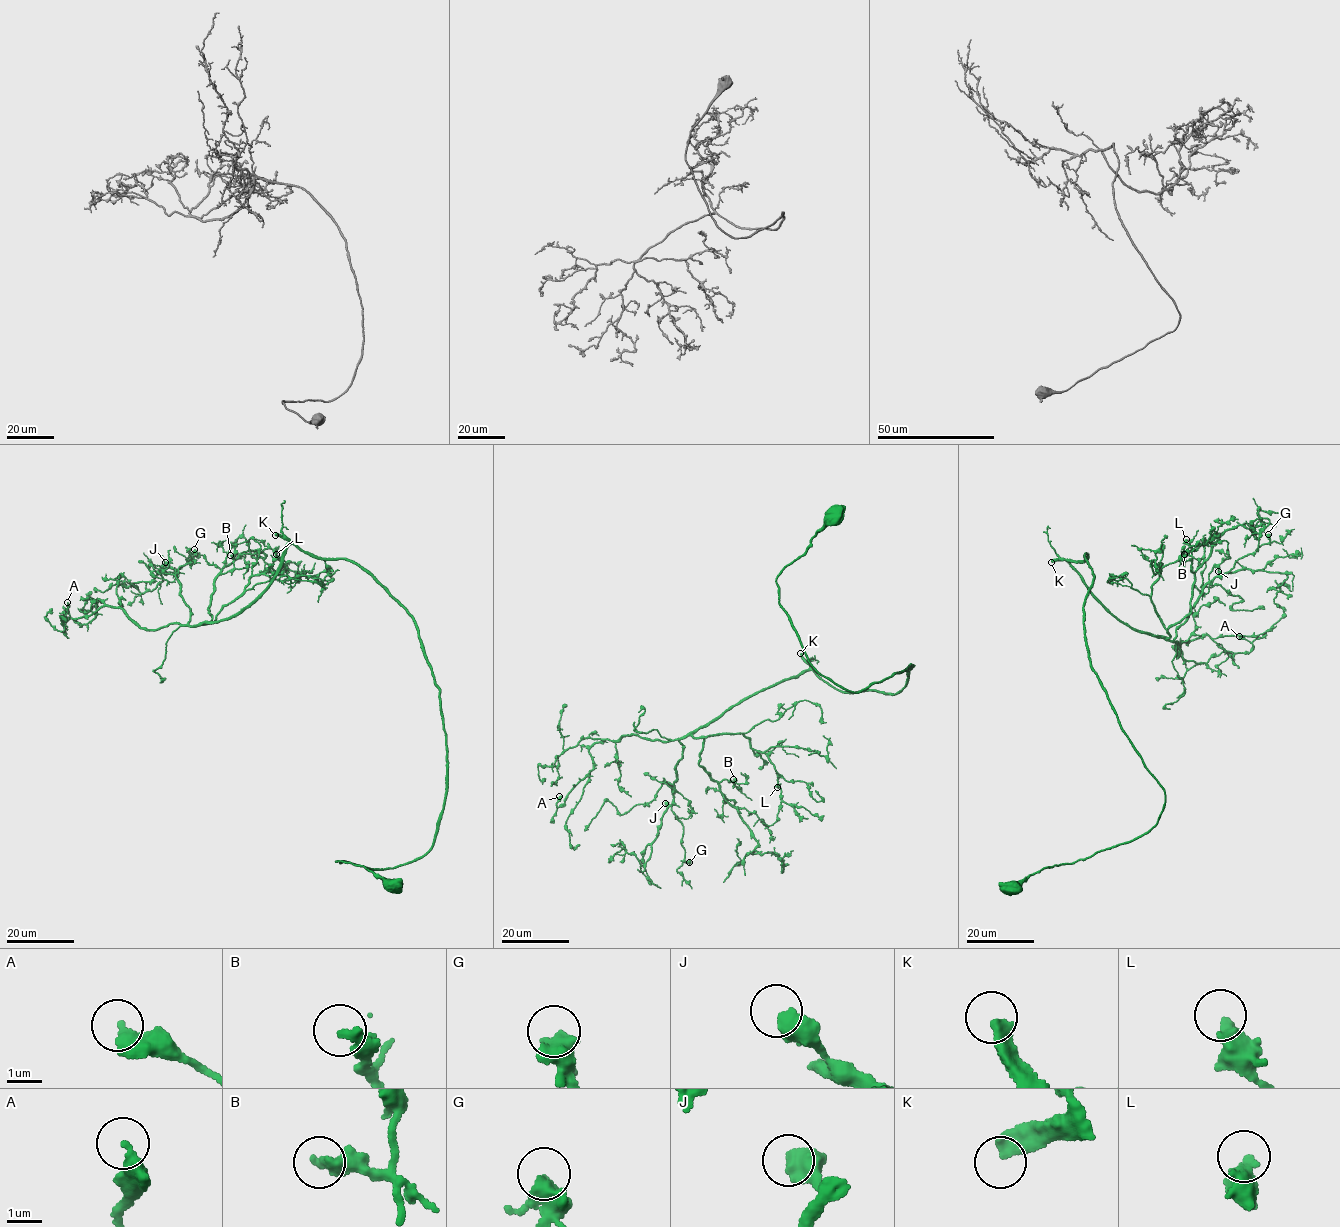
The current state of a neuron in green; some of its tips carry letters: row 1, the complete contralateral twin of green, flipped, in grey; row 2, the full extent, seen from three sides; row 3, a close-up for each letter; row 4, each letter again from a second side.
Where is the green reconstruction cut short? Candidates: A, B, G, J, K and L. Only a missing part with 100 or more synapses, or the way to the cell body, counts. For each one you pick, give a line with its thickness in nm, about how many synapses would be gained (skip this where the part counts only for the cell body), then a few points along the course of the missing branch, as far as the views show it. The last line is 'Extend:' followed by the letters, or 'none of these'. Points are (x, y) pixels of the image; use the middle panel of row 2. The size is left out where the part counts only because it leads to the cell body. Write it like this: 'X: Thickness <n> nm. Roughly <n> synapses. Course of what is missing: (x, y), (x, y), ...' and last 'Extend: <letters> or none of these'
K: Thickness 440 nm. Roughly 500 synapses. Course of what is missing: (800, 653), (808, 586), (788, 554), (774, 513), (777, 508), (774, 522), (762, 525), (760, 514)
Extend: K

